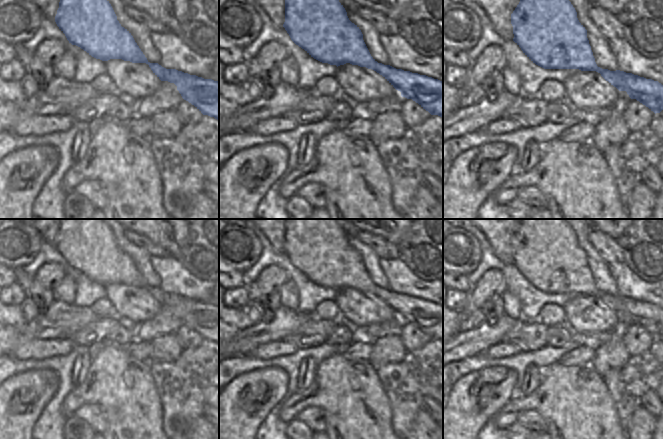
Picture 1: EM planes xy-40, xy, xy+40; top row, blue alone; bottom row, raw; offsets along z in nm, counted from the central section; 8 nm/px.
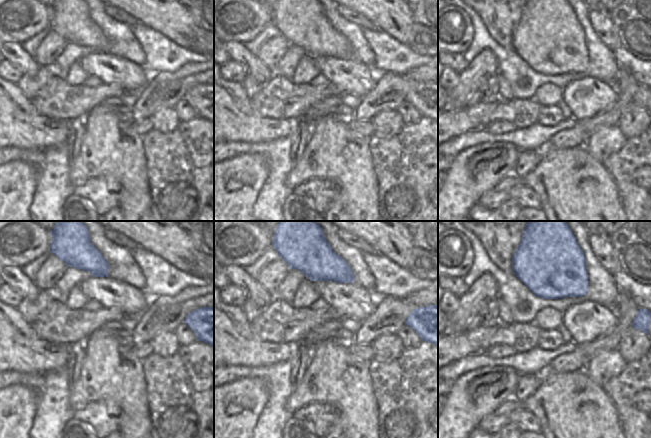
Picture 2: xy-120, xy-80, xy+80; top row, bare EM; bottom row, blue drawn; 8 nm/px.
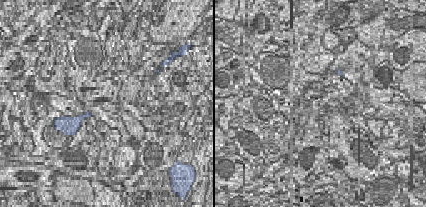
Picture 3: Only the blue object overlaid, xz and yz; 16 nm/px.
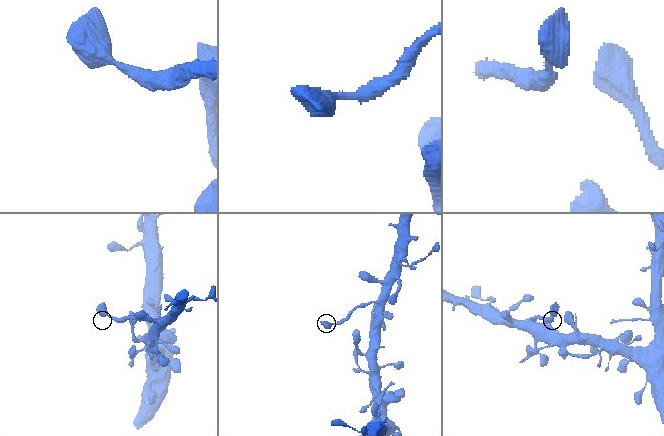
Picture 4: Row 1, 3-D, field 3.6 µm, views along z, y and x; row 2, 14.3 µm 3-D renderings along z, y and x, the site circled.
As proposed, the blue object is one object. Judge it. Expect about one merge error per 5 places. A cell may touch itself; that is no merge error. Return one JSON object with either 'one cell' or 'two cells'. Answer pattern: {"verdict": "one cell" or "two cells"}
{"verdict": "one cell"}

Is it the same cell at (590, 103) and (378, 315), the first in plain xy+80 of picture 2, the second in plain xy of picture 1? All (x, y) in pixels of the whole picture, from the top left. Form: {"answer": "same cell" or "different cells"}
{"answer": "same cell"}

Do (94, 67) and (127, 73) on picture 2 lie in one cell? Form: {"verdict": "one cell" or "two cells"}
{"verdict": "one cell"}

